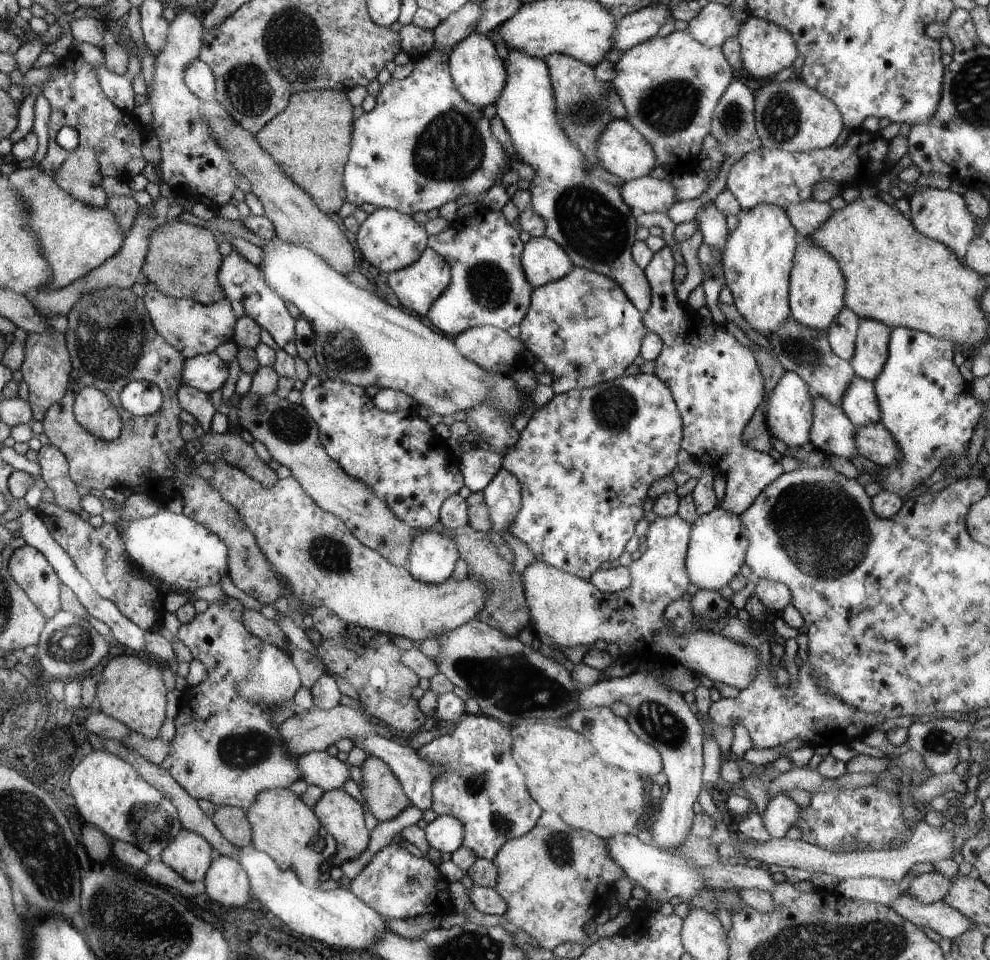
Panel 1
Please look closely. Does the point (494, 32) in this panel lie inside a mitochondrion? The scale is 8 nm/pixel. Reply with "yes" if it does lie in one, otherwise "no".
no

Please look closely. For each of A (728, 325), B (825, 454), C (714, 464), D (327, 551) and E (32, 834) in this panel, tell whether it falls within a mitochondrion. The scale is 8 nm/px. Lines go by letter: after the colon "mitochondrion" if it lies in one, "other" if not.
A: other
B: other
C: other
D: mitochondrion
E: mitochondrion

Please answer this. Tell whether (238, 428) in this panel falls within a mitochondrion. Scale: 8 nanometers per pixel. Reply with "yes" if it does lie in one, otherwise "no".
no

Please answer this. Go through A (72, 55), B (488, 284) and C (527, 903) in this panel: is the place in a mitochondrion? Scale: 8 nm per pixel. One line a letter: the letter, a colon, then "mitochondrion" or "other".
A: other
B: mitochondrion
C: other

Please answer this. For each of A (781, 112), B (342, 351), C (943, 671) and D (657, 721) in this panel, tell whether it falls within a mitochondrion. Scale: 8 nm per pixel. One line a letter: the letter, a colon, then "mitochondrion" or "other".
A: mitochondrion
B: mitochondrion
C: other
D: mitochondrion

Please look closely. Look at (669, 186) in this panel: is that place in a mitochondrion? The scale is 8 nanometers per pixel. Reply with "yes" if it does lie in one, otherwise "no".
no

